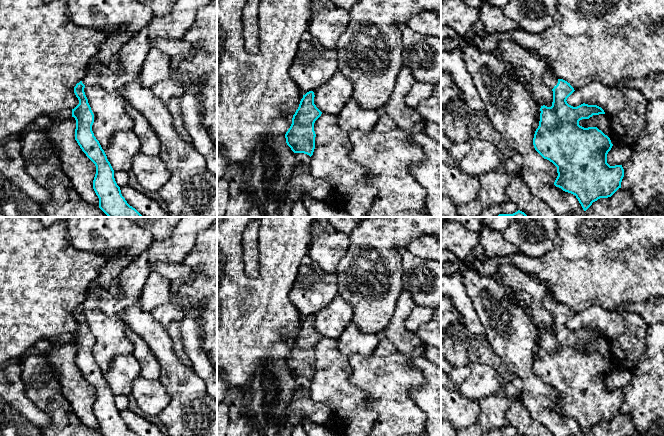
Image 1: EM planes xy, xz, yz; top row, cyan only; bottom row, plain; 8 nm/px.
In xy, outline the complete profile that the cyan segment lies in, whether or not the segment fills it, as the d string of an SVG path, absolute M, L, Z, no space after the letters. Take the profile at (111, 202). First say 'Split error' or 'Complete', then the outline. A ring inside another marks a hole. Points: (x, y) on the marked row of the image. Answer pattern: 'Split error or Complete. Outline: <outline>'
Split error. Outline: M178 0L173 9L167 15L162 17L153 17L148 25L139 30L131 37L119 52L119 60L122 63L123 72L116 74L108 66L101 63L97 58L93 58L86 76L74 87L74 93L79 100L79 104L72 109L72 117L76 120L75 140L86 154L86 156L95 164L96 174L93 180L93 189L99 198L99 208L108 217L143 217L135 208L130 206L121 194L120 187L114 178L114 170L107 159L99 141L94 136L92 125L94 123L94 114L88 103L84 88L86 86L100 86L108 92L116 92L119 85L127 84L140 76L143 64L152 49L152 42L158 38L181 39L195 22L198 9L210 3L211 0Z

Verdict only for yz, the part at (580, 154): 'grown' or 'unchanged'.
grown

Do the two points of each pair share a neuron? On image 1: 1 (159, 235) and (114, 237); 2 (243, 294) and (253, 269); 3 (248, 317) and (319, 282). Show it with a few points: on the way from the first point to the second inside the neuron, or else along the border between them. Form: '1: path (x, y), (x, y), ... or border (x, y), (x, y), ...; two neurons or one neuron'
1: border (141, 227), (150, 232), (153, 240); two neurons
2: border (241, 255), (244, 272), (248, 276), (256, 278); two neurons
3: border (296, 275), (289, 293), (289, 299), (301, 317); two neurons

